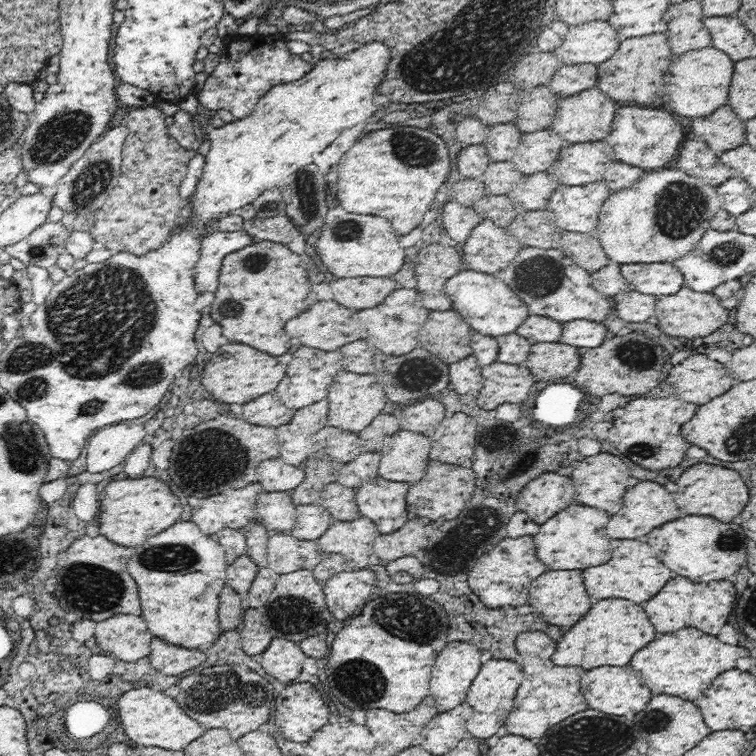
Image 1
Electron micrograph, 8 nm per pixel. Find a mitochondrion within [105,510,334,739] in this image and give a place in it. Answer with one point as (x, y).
(220, 688)

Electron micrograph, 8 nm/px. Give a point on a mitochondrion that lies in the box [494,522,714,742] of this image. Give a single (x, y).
(655, 721)

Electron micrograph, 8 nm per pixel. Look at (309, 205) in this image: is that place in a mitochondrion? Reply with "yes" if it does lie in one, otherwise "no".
yes

